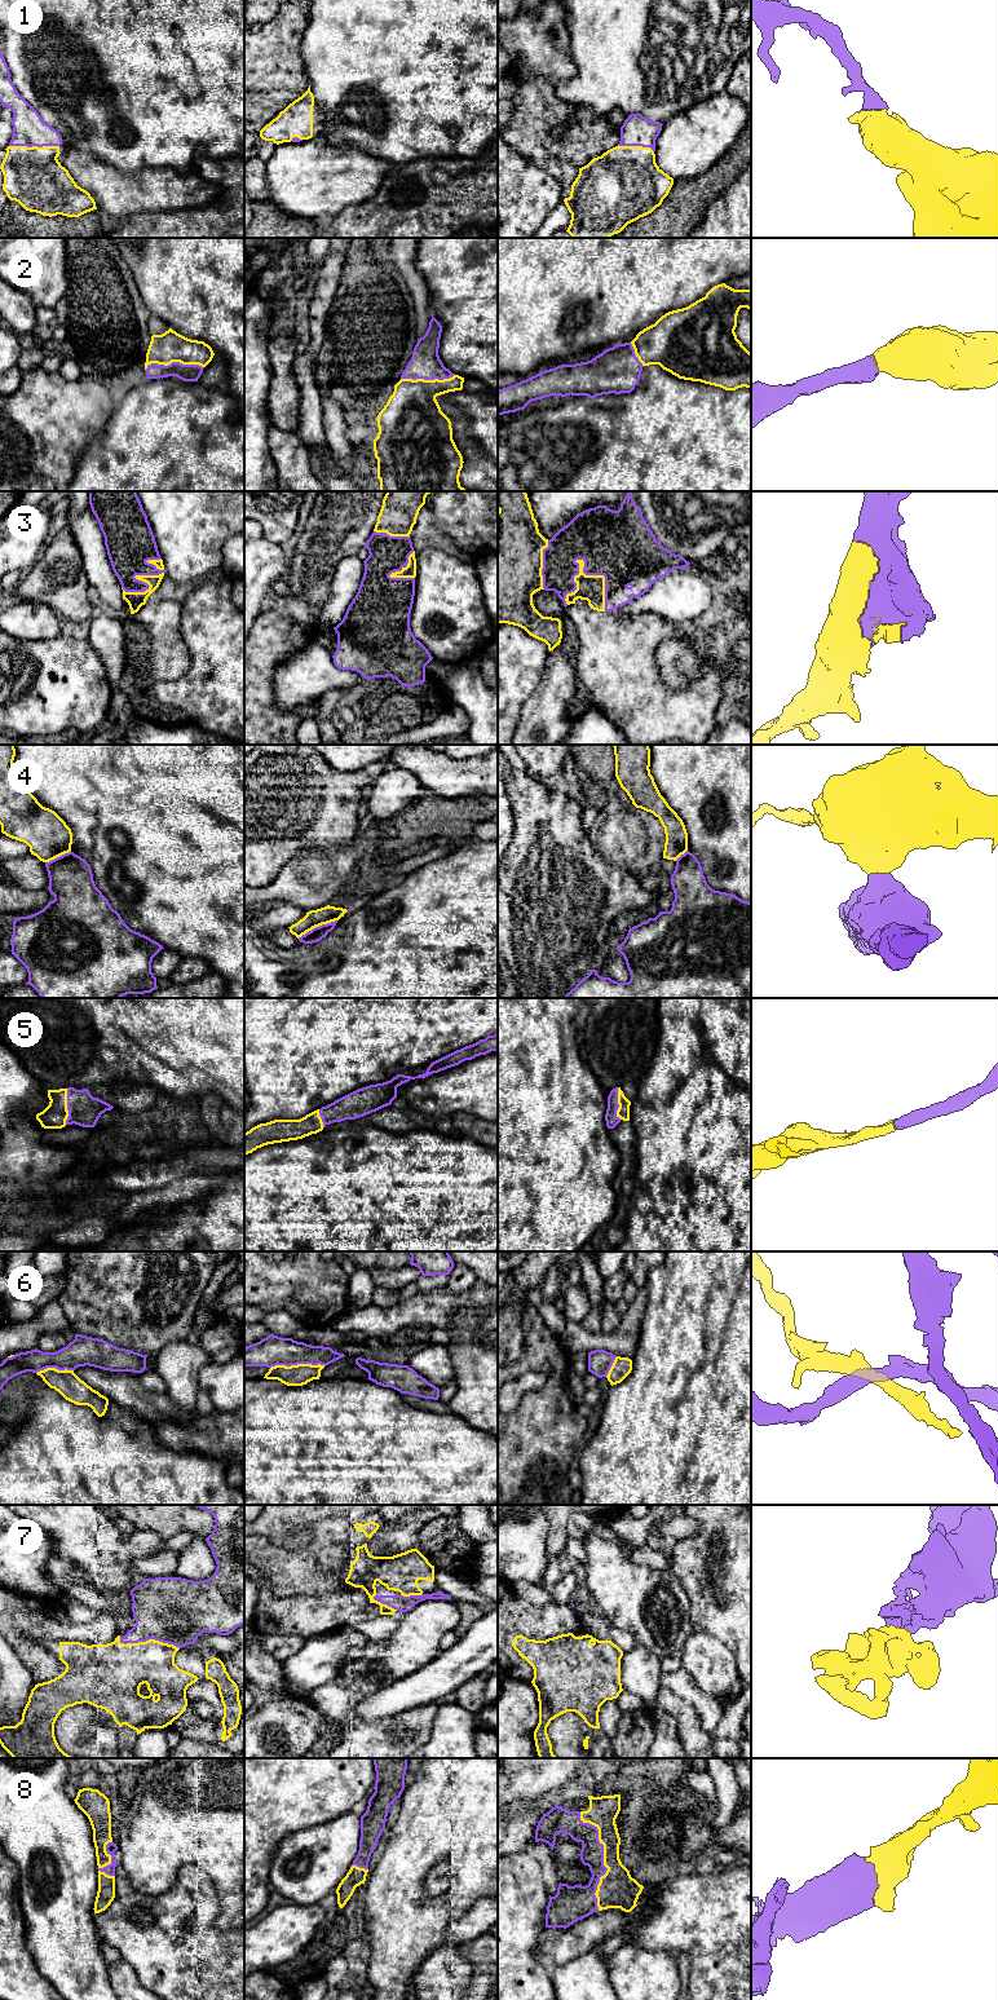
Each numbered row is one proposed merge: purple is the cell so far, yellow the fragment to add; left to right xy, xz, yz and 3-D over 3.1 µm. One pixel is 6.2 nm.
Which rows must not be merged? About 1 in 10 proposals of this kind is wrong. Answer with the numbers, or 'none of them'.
4, 6

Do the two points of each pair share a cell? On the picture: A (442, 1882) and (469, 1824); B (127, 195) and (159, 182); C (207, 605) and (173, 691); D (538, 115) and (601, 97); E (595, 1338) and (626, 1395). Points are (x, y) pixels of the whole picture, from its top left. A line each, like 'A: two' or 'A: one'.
A: two
B: one
C: one
D: two
E: two

